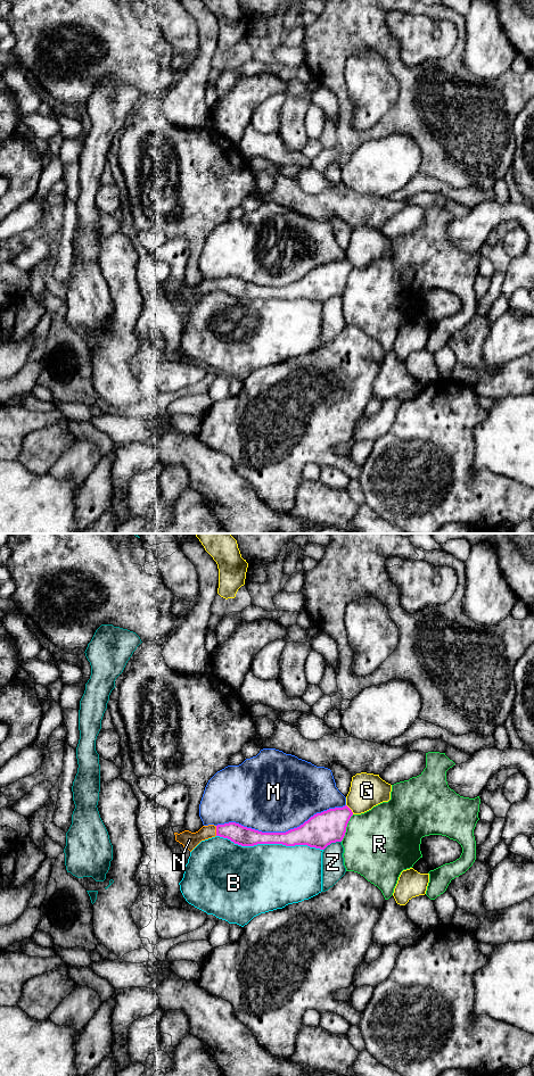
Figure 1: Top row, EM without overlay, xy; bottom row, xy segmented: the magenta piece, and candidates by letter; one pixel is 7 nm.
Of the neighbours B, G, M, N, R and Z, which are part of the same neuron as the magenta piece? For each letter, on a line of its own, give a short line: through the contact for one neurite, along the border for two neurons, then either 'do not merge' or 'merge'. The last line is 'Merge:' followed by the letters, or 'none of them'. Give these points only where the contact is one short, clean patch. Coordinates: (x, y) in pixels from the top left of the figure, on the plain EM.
B: do not merge
G: line xy (346, 258), (353, 267); do not merge
M: do not merge
N: line xy (238, 288), (231, 284), (216, 284), (210, 284), (189, 294); merge
R: do not merge
Z: line xy (341, 295), (330, 297), (323, 304); do not merge
Merge: N

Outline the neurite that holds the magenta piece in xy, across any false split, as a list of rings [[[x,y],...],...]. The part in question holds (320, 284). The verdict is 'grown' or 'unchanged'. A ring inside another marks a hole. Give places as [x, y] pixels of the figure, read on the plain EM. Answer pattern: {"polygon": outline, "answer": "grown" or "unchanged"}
{"polygon": [[[345,259],[317,267],[297,282],[286,287],[262,287],[236,276],[203,280],[198,285],[174,287],[175,295],[190,306],[202,296],[215,290],[228,292],[241,300],[257,298],[282,298],[286,300],[307,299],[324,304],[328,299],[342,296],[347,278],[353,270]]], "answer": "grown"}

